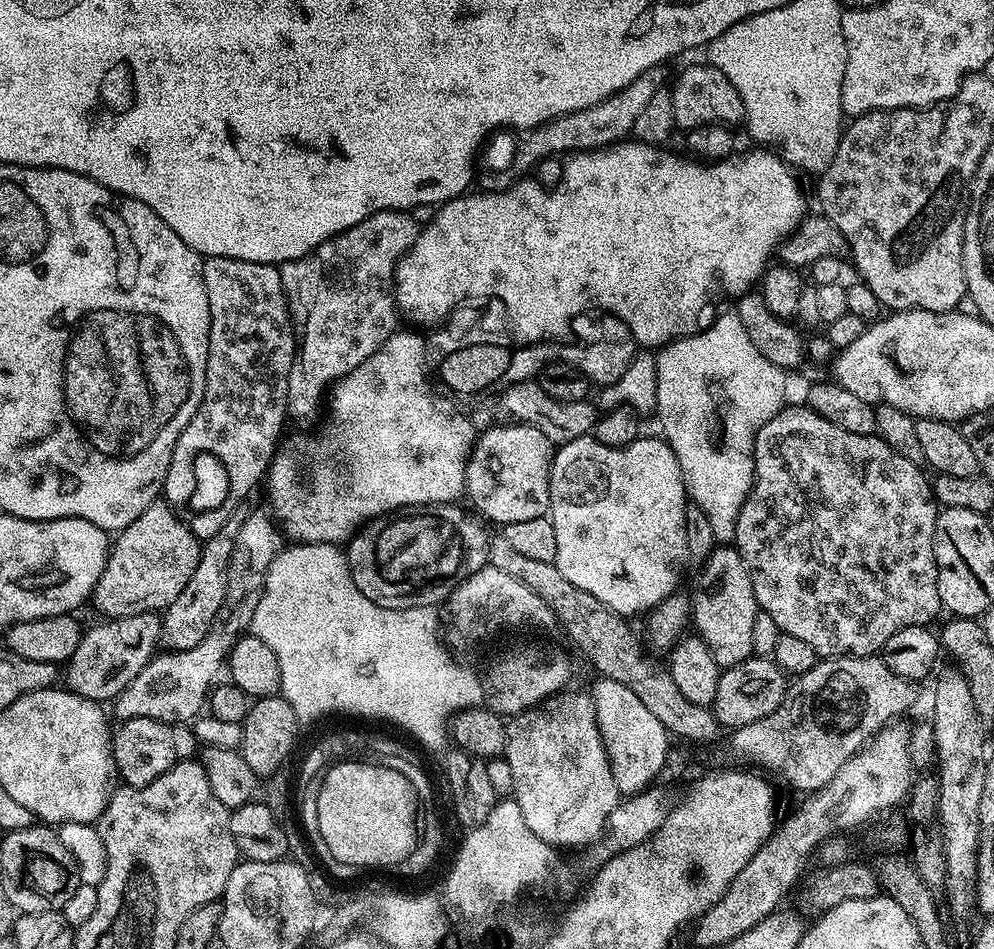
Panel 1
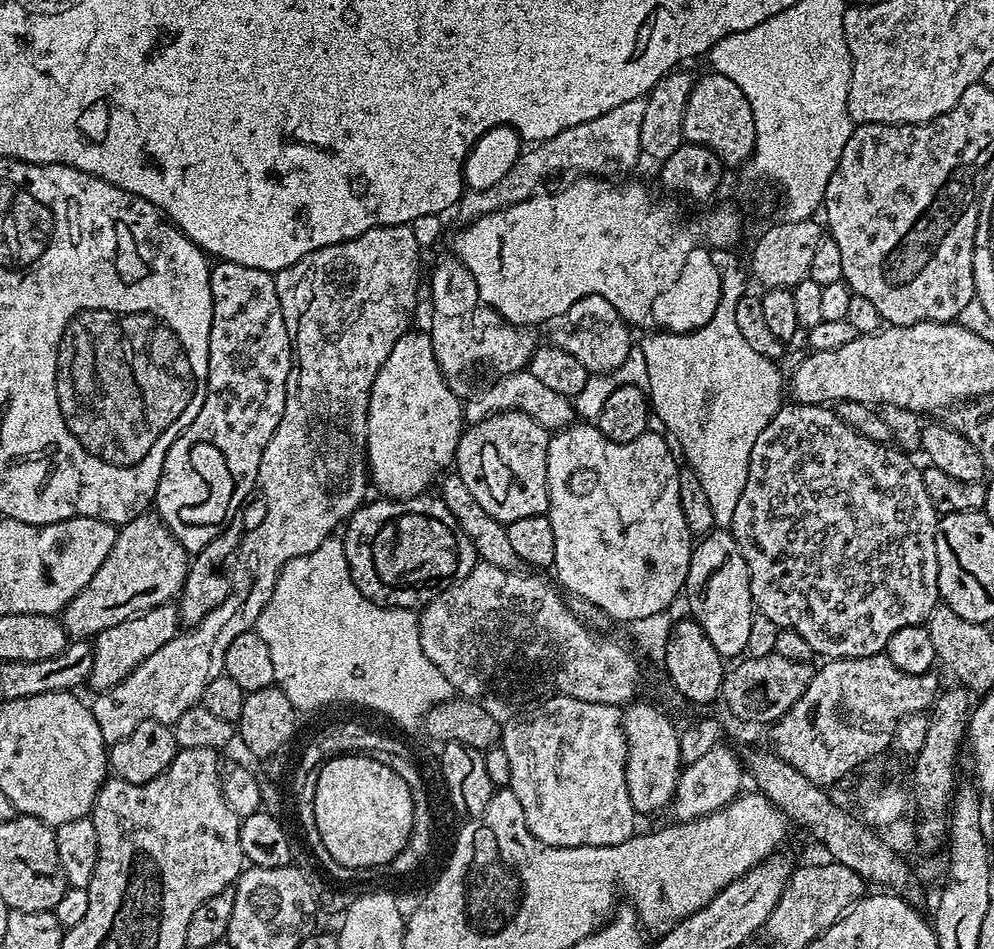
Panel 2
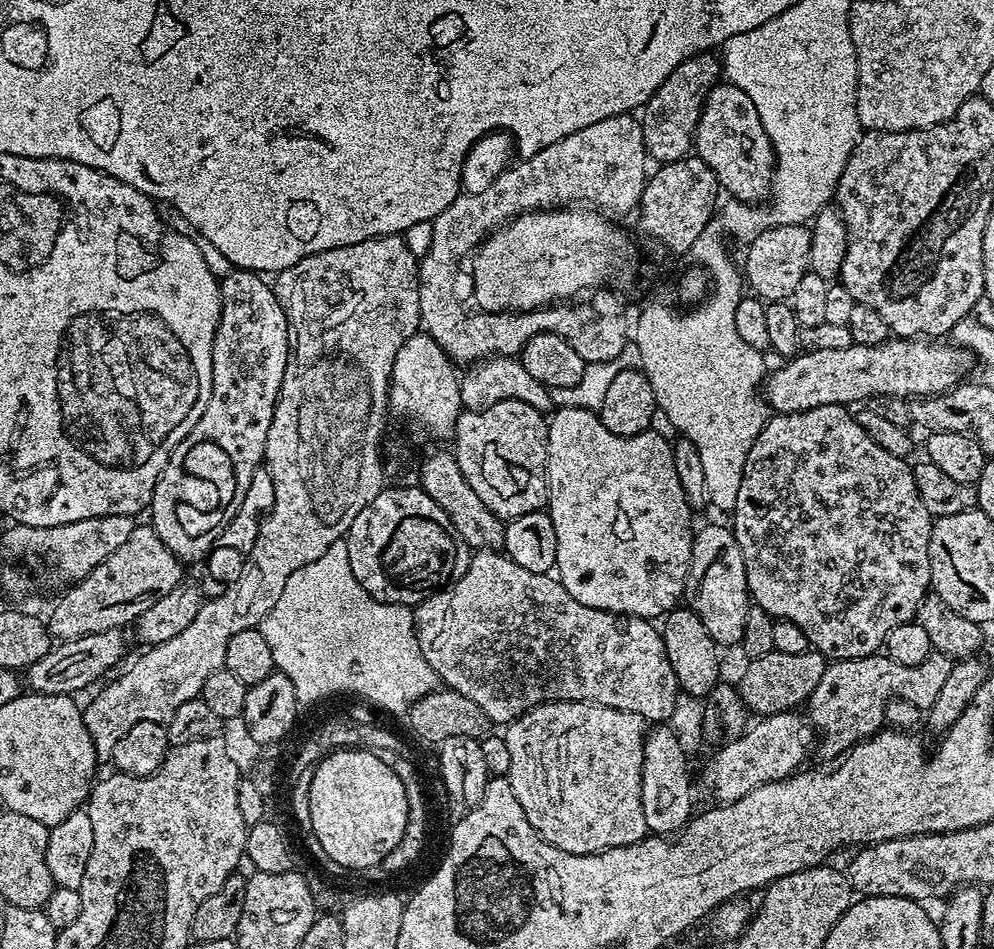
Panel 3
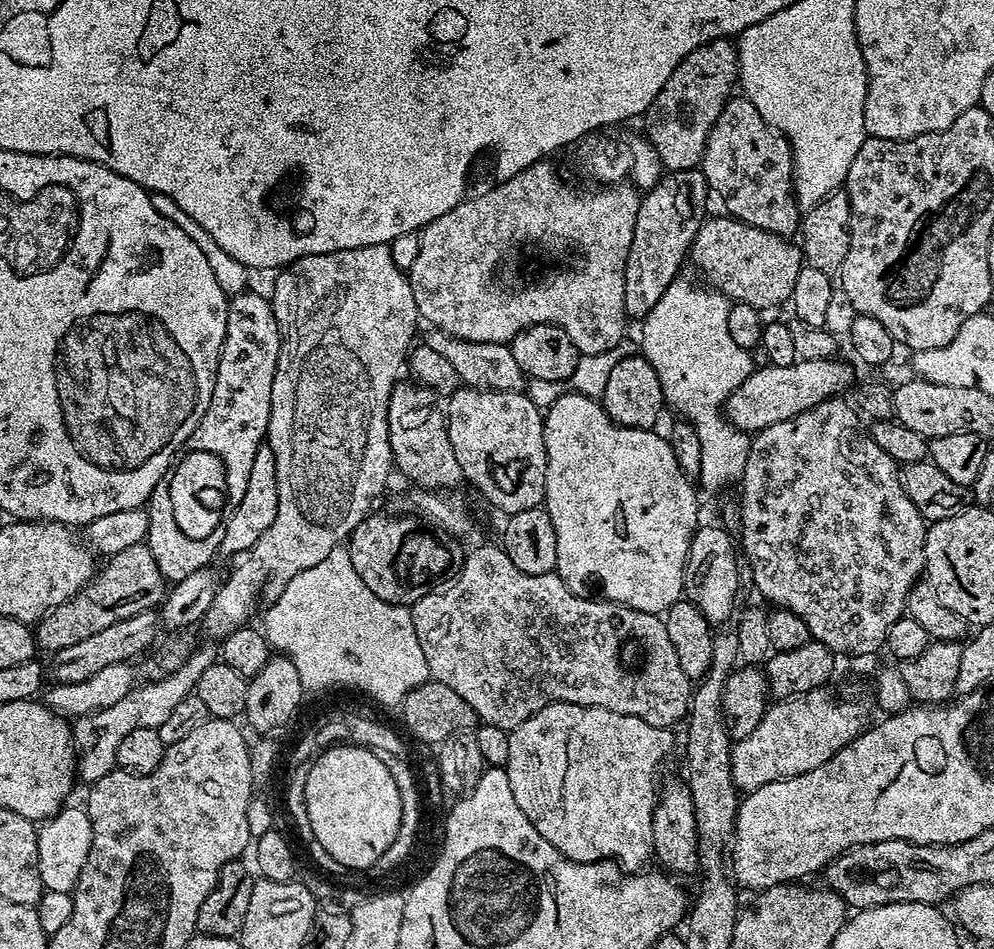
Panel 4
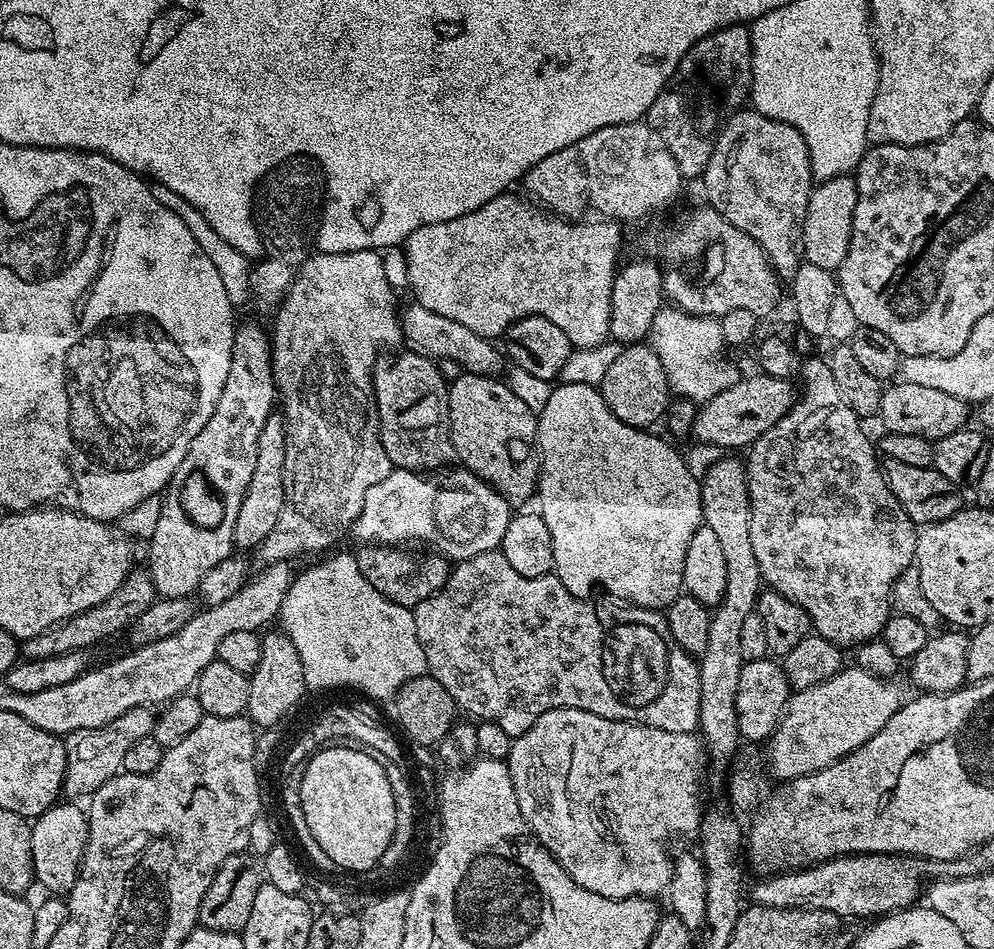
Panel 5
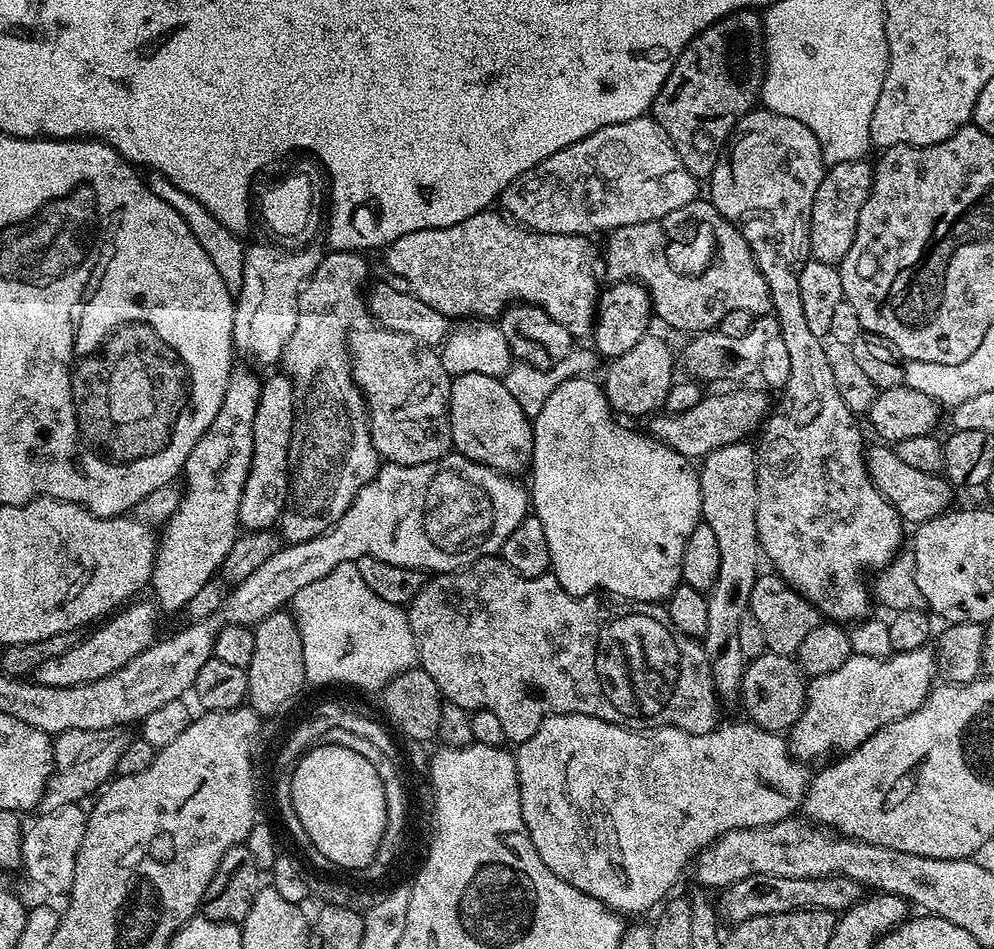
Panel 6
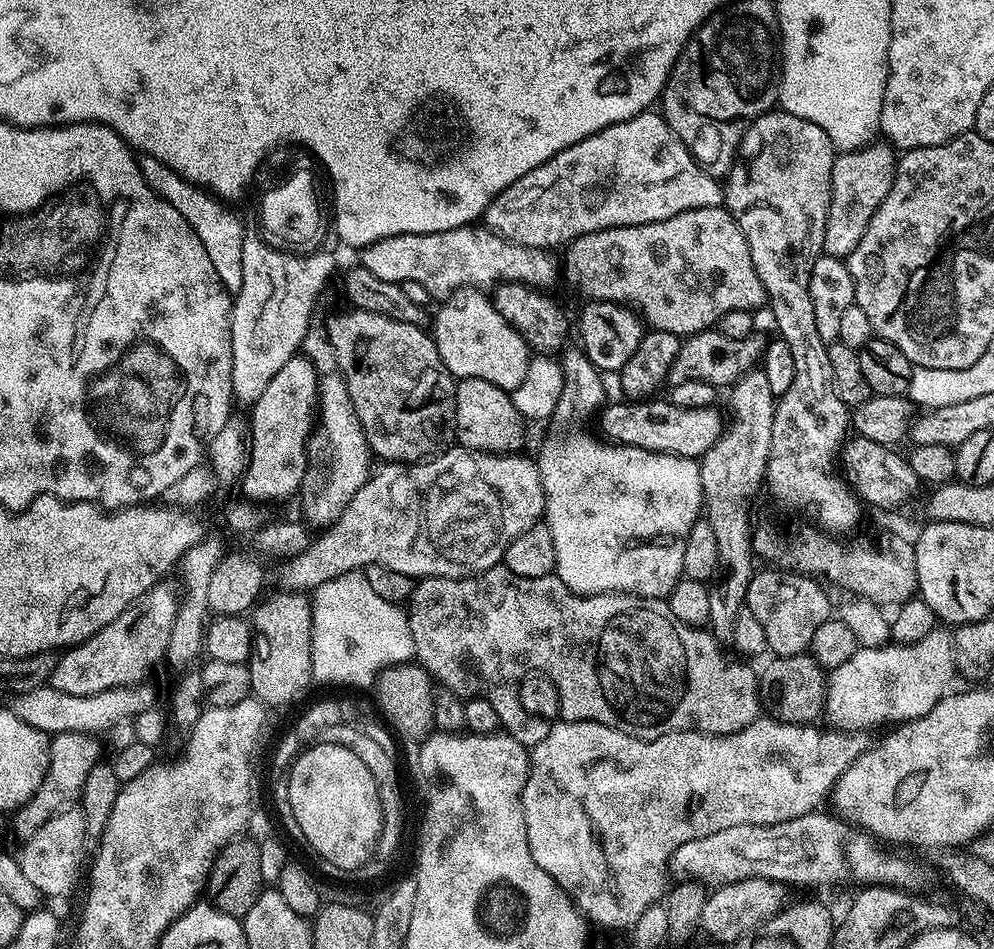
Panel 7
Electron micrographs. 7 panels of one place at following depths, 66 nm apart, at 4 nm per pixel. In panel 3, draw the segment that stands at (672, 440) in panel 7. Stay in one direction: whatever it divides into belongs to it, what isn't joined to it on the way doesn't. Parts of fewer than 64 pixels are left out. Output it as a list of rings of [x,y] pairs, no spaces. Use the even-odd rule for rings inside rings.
[[[890,338],[878,346],[852,343],[846,349],[801,351],[781,364],[762,388],[763,399],[776,414],[805,412],[831,404],[859,405],[874,396],[936,396],[955,388],[974,368],[973,357],[963,348],[928,338]]]

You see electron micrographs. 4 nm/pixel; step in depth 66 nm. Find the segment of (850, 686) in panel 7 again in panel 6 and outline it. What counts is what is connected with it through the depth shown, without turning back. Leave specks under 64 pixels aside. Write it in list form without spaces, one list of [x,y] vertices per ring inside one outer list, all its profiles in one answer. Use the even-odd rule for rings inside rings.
[[[928,646],[909,652],[898,652],[887,656],[884,660],[854,654],[846,662],[842,662],[838,670],[830,674],[813,676],[807,681],[804,709],[786,736],[788,751],[801,762],[816,760],[819,756],[831,757],[833,755],[831,752],[835,748],[840,754],[851,752],[859,744],[866,742],[866,738],[873,736],[882,726],[898,718],[906,718],[906,714],[918,710],[931,692],[937,674],[935,653]]]

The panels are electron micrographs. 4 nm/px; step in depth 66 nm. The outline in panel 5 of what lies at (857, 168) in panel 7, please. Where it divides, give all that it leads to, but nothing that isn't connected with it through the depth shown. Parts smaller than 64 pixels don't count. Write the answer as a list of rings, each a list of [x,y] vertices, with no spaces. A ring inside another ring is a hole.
[[[851,175],[835,176],[829,180],[821,180],[813,187],[810,202],[806,206],[806,226],[802,226],[803,259],[814,266],[822,266],[822,270],[835,273],[846,262],[846,254],[850,250],[852,223],[854,222],[854,206],[858,202],[858,186]]]

